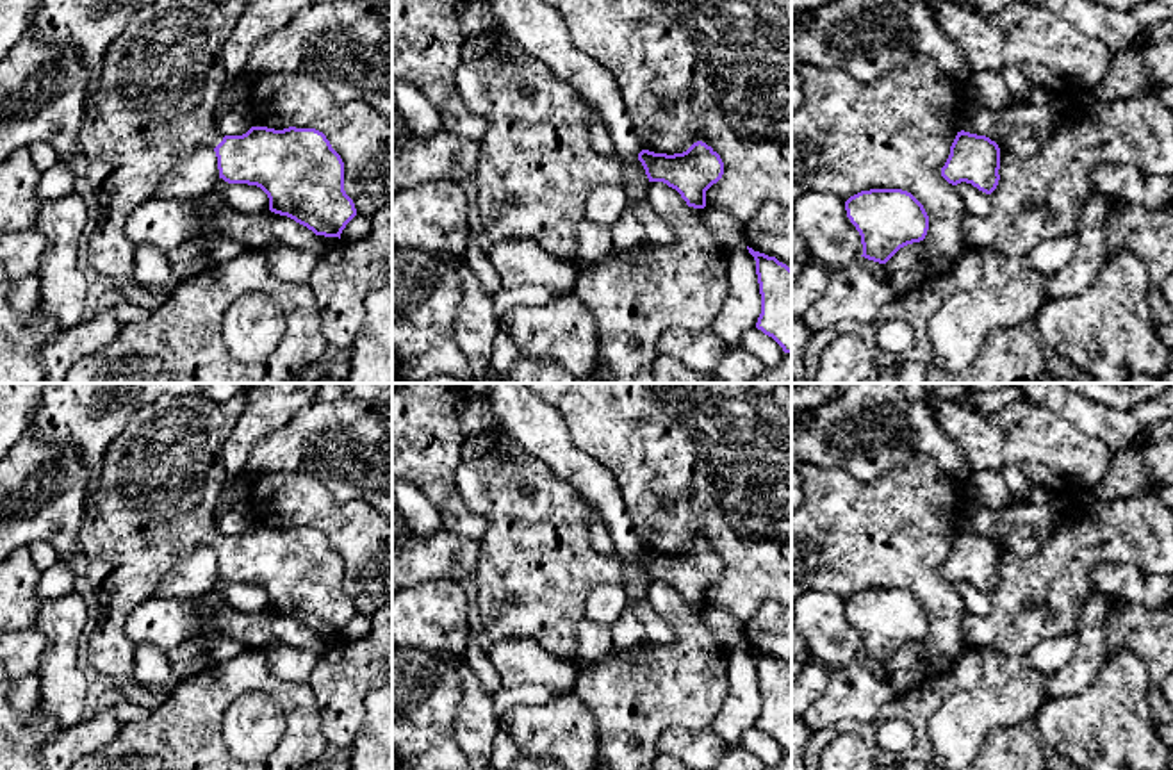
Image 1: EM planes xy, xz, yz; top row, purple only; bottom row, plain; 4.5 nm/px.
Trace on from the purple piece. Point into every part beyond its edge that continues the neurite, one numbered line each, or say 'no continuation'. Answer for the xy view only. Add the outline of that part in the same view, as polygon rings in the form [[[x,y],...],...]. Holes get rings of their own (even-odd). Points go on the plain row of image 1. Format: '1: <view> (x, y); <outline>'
1: xy (154, 501); [[[237,392],[228,401],[210,401],[201,394],[164,394],[143,406],[105,449],[102,471],[84,497],[84,520],[78,544],[89,560],[84,578],[100,604],[87,654],[89,665],[114,684],[127,684],[134,676],[135,643],[125,626],[132,611],[157,595],[159,581],[194,549],[216,547],[223,535],[216,528],[216,506],[230,479],[223,465],[223,446],[230,437],[248,401],[248,392]]]

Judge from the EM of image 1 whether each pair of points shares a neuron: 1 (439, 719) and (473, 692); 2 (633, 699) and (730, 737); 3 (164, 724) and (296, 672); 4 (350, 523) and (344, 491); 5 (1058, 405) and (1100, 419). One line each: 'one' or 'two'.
1: two
2: two
3: two
4: two
5: one

